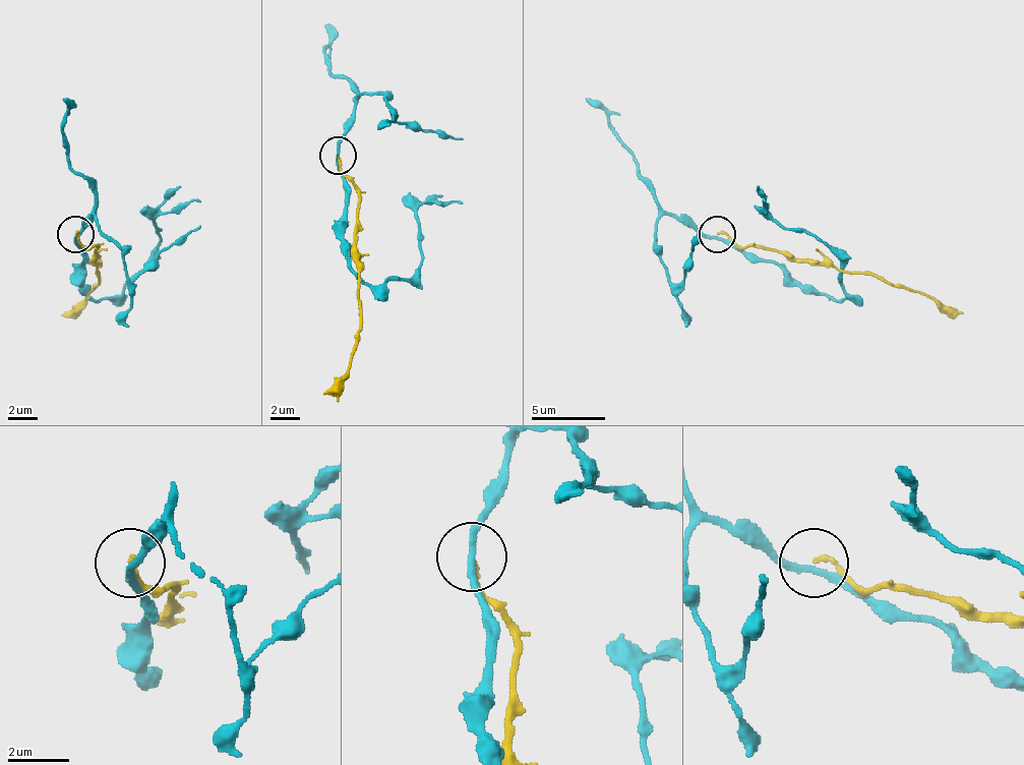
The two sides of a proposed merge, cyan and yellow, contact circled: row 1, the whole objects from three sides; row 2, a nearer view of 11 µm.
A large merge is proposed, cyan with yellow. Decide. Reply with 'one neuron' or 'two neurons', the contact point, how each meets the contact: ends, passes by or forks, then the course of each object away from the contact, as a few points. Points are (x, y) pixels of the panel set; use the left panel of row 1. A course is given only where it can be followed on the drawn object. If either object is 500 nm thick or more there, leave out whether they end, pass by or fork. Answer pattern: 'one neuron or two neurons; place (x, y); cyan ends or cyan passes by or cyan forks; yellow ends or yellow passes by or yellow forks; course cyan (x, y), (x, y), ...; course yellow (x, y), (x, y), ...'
two neurons; place (75, 234); cyan passes by; yellow ends; course cyan (76, 235), (83, 253), (83, 290), (92, 297), (110, 297), (158, 250), (161, 239), (154, 221), (201, 202); course yellow (76, 235), (76, 239), (95, 246), (99, 276), (76, 312)

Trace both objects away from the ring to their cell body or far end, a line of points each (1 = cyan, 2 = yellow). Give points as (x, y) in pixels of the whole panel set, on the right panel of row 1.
1: (718, 235), (777, 260), (798, 283), (846, 297), (843, 269), (828, 250), (773, 221), (766, 202)
2: (718, 235), (883, 276), (964, 312)

